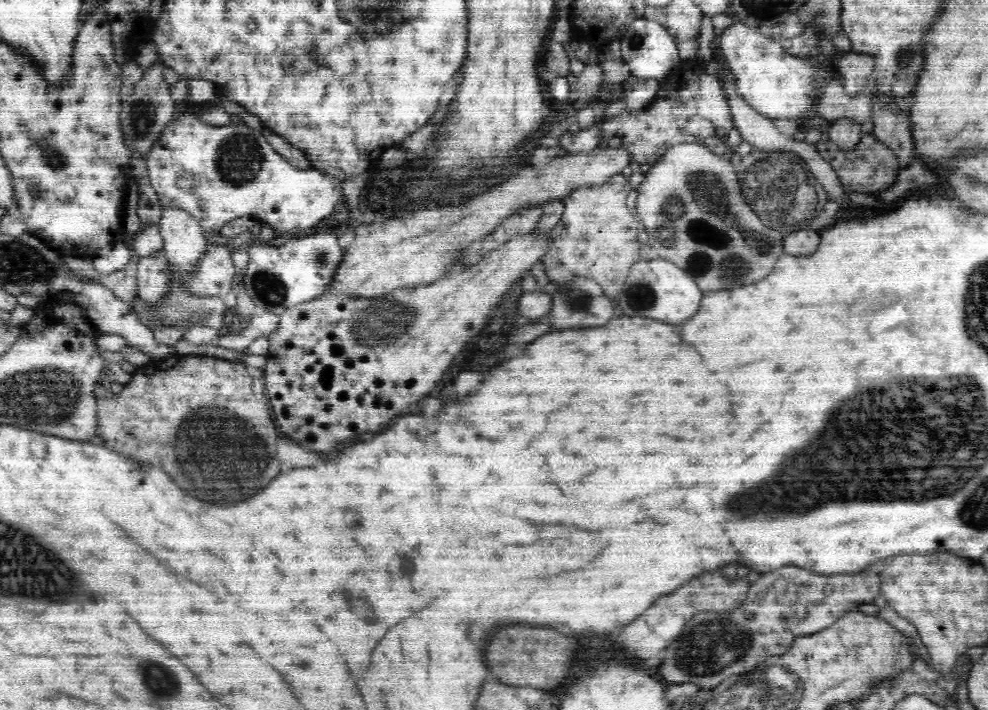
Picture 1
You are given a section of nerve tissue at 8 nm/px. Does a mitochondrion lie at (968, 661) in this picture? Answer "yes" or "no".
no

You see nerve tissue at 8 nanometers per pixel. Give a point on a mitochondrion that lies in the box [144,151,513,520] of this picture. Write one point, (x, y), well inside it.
(206, 440)

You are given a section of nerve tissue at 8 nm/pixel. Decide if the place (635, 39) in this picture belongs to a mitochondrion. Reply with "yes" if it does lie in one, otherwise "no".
yes

